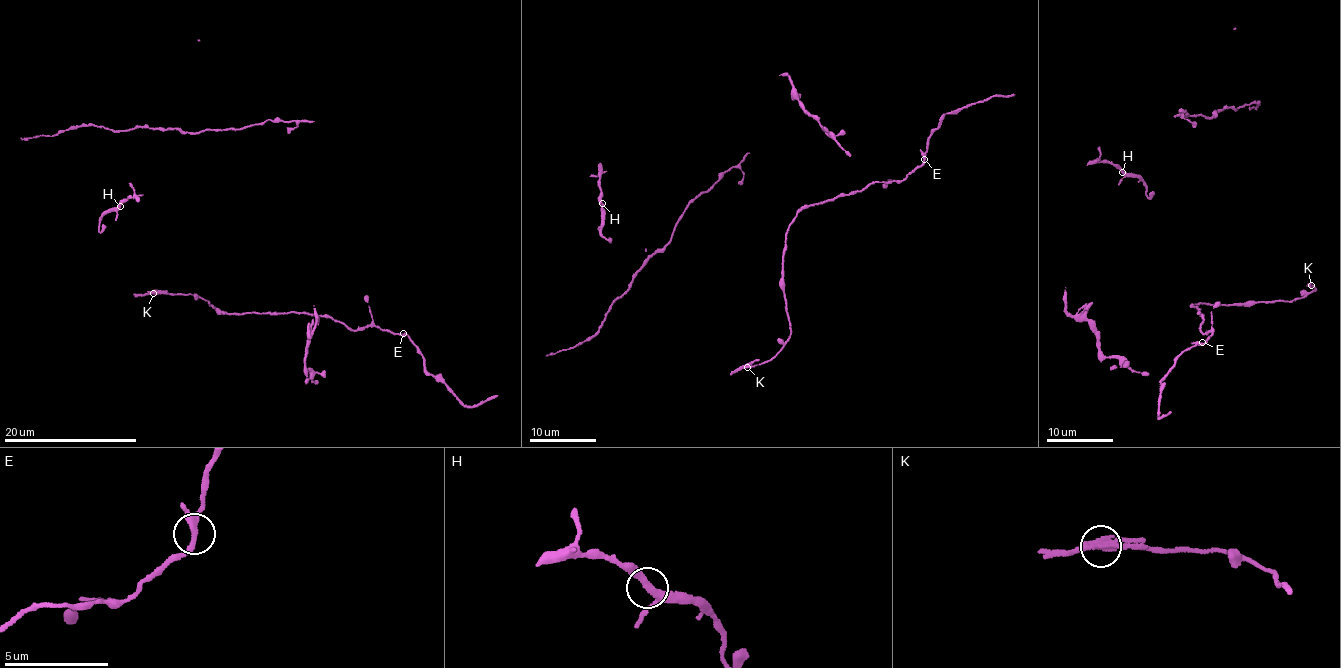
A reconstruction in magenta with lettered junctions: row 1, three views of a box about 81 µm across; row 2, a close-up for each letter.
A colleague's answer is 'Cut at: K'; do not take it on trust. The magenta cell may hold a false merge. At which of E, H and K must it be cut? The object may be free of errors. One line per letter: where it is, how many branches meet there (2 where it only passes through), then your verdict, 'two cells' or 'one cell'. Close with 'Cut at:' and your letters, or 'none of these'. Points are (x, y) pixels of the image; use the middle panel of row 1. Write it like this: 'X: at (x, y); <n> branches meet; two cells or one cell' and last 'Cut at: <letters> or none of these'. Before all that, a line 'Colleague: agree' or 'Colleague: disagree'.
Colleague: agree
E: at (924, 159); 3 branches meet; one cell
H: at (602, 203); 3 branches meet; one cell
K: at (747, 367); 3 branches meet; two cells
Cut at: K

